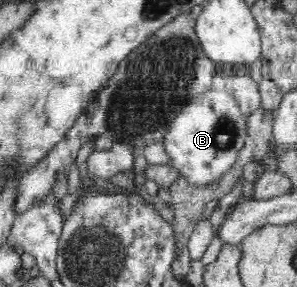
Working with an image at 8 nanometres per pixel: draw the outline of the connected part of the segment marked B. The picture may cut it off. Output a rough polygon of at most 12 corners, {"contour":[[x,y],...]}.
{"contour":[[229,93],[199,94],[163,146],[205,185],[237,162],[248,115]]}

